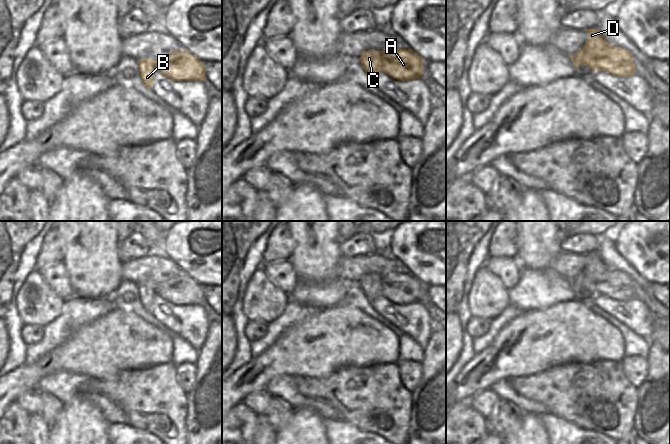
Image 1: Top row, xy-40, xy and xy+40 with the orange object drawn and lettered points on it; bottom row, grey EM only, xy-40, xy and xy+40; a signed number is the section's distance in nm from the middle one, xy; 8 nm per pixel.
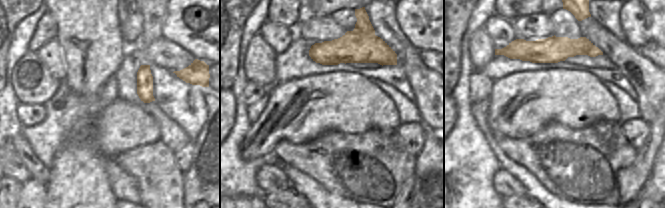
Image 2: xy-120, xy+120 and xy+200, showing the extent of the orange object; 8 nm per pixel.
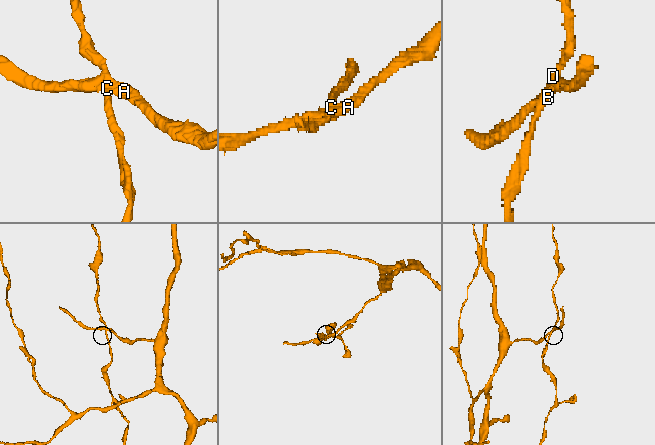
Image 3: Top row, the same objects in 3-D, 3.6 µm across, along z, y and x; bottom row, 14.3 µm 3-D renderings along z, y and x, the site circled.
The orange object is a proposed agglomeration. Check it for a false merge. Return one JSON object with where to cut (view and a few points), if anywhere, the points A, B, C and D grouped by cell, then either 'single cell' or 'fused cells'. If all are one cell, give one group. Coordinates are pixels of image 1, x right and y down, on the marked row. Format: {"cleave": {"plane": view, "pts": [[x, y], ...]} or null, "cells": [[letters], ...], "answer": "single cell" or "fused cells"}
{"cleave": {"plane": "xy+40", "pts": [[607, 43], [599, 50], [593, 52], [584, 51]]}, "cells": [["A"], ["B", "C", "D"]], "answer": "fused cells"}

